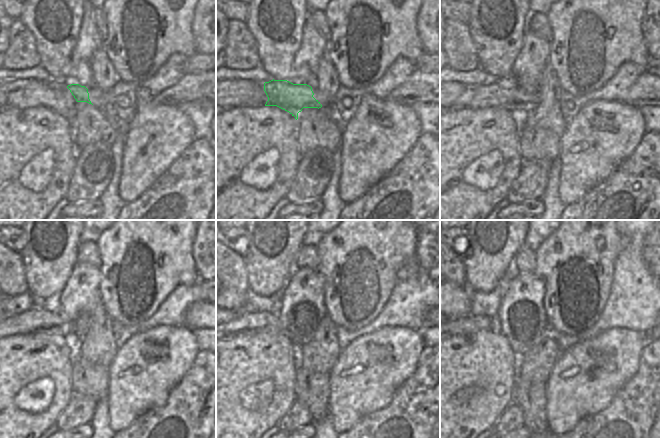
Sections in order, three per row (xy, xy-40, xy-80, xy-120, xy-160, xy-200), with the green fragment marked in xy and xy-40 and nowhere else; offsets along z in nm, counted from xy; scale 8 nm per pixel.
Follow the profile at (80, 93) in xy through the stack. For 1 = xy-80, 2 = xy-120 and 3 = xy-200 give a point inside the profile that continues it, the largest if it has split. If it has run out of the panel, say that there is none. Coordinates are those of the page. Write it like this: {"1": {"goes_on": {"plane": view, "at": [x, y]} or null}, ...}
{"1": {"goes_on": {"plane": "xy-80", "at": [505, 93]}}, "2": {"goes_on": {"plane": "xy-120", "at": [49, 320]}}, "3": {"goes_on": {"plane": "xy-200", "at": [469, 324]}}}

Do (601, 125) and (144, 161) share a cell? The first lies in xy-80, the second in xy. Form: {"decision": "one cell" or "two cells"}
{"decision": "one cell"}

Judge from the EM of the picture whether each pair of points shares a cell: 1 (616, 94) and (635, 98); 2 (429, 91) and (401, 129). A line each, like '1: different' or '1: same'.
1: different
2: different

